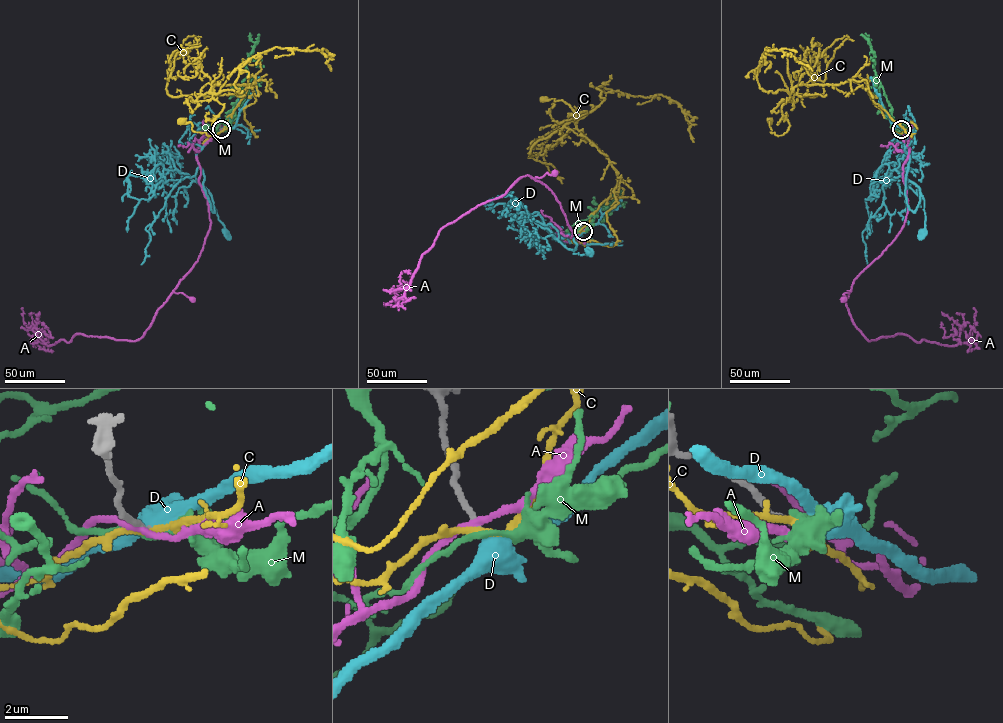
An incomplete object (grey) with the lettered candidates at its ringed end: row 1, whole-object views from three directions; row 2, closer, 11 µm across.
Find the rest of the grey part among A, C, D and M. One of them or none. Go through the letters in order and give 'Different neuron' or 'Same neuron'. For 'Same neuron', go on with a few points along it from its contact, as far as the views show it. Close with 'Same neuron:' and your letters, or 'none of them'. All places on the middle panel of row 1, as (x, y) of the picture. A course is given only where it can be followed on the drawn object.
A: Different neuron
C: Different neuron
D: Same neuron. Its course: (583, 231), (571, 242), (564, 234), (559, 239), (558, 231), (557, 239), (573, 253), (586, 254), (587, 251)
M: Different neuron
Same neuron: D

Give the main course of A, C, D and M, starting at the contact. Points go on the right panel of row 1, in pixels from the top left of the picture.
A: (901, 129), (909, 149), (903, 167), (908, 206), (904, 224), (854, 280), (842, 299)
C: (901, 129), (873, 103), (857, 75), (838, 84), (797, 85), (781, 110), (788, 130), (777, 135), (770, 121)
D: (901, 129), (913, 134), (904, 149), (910, 160), (901, 176), (913, 182), (922, 196), (925, 219), (921, 231)
M: (901, 129), (896, 127), (891, 117), (891, 107), (880, 86), (880, 101), (885, 115), (895, 125), (907, 131)

